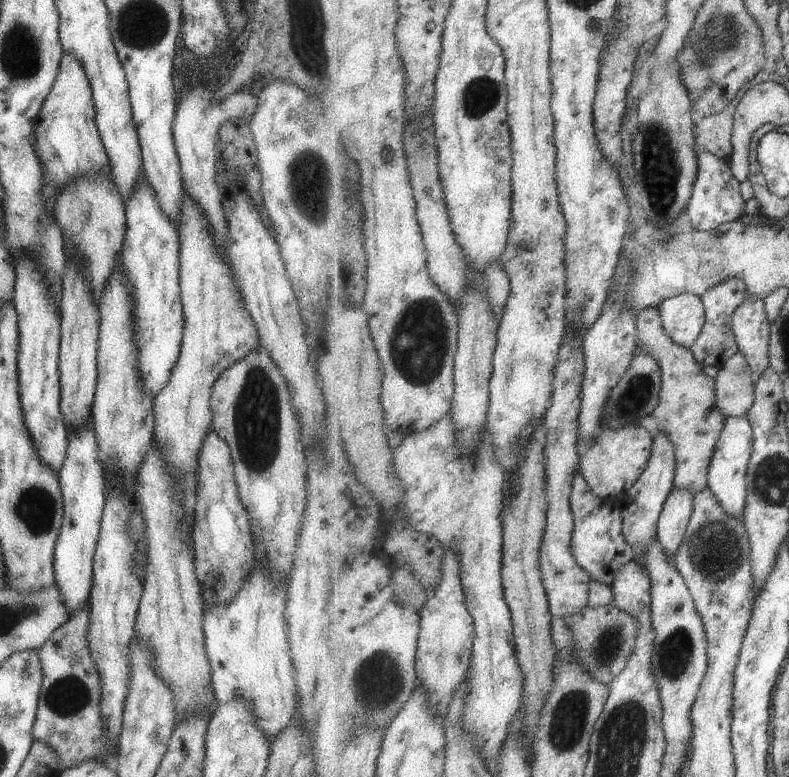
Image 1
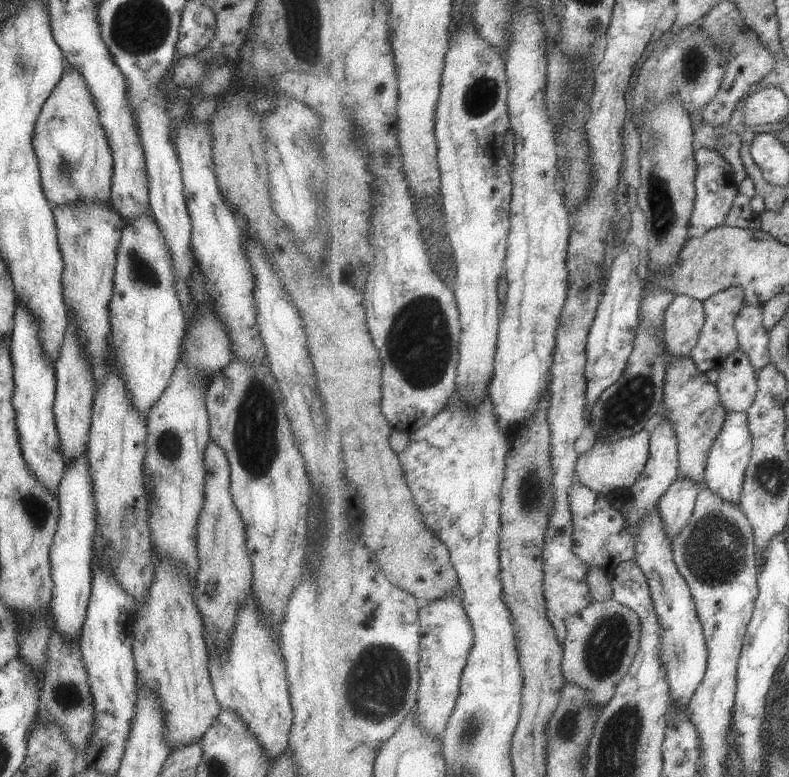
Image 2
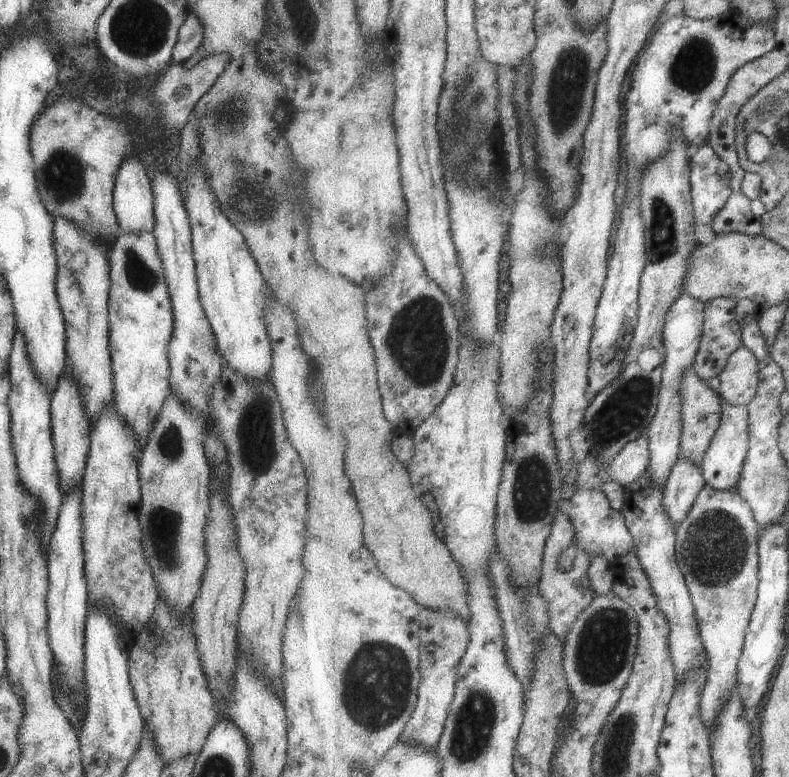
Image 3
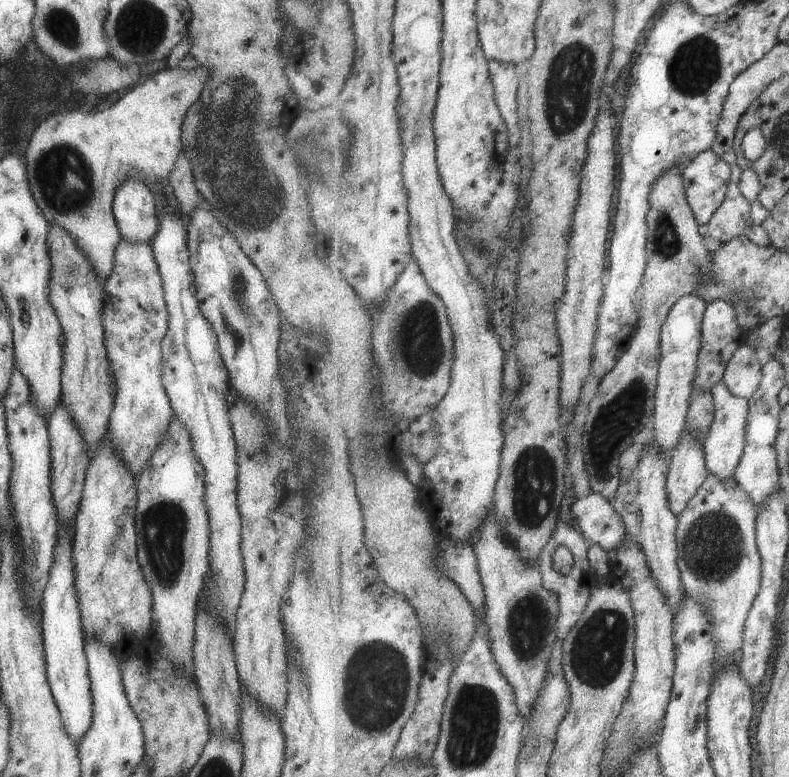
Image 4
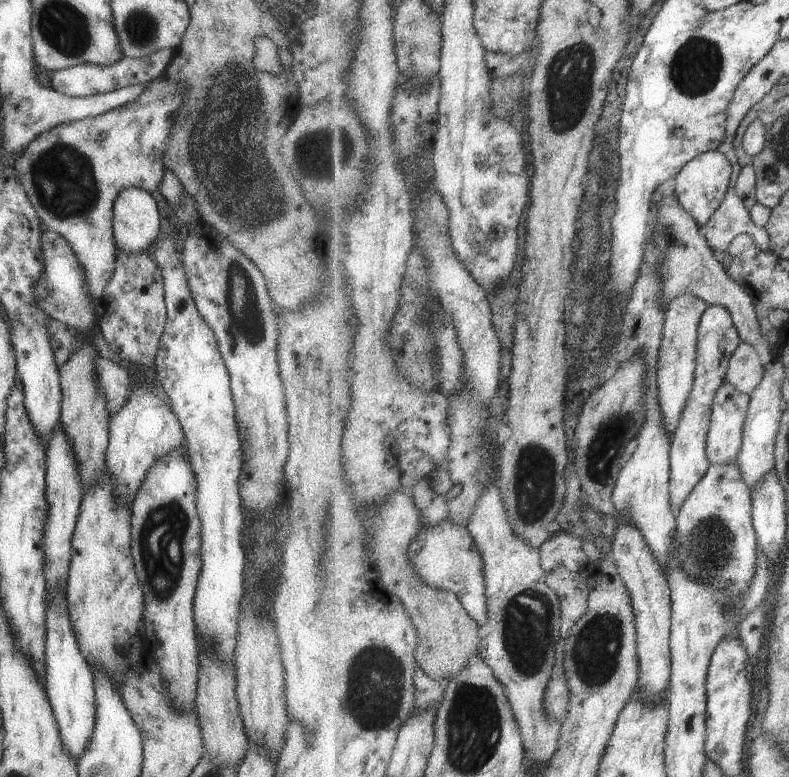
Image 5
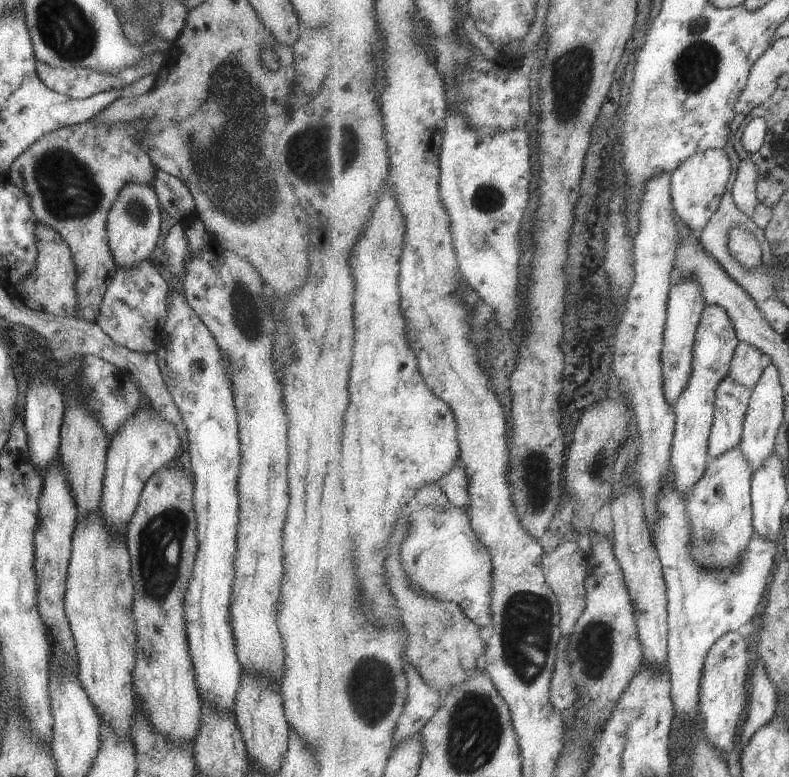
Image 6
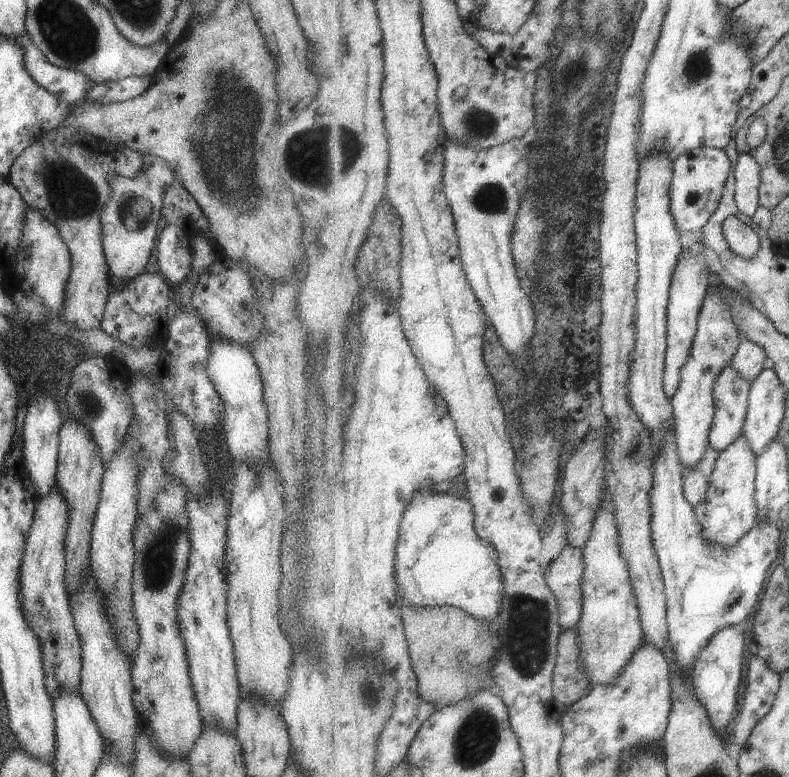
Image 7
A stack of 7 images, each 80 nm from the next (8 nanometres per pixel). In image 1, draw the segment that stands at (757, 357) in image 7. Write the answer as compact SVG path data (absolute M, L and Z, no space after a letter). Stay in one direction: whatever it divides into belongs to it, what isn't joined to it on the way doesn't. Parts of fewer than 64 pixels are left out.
M739 351L725 359L716 376L718 407L727 417L747 416L755 400L756 378Z

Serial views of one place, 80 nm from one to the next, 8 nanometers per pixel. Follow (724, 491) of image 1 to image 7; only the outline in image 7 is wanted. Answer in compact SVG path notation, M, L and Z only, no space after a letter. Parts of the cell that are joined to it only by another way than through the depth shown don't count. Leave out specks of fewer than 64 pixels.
M729 364L717 378L716 416L710 436L711 448L724 452L744 435L752 386Z

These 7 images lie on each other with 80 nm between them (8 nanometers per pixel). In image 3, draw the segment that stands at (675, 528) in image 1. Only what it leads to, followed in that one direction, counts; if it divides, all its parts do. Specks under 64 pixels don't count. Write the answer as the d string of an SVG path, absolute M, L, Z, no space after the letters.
M680 456L670 479L664 484L664 507L675 524L688 517L693 503L706 484L702 466L689 457Z

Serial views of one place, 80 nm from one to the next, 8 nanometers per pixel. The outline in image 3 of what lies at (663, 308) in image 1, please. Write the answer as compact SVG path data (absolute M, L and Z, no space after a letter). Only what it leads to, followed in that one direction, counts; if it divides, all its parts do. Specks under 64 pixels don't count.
M683 293L679 300L668 312L664 326L664 345L666 355L664 358L663 382L660 388L660 402L655 418L649 425L650 440L650 468L652 479L656 485L668 482L672 470L676 466L682 452L682 386L686 372L694 366L697 353L700 350L702 332L704 331L705 313L704 303L692 296Z

